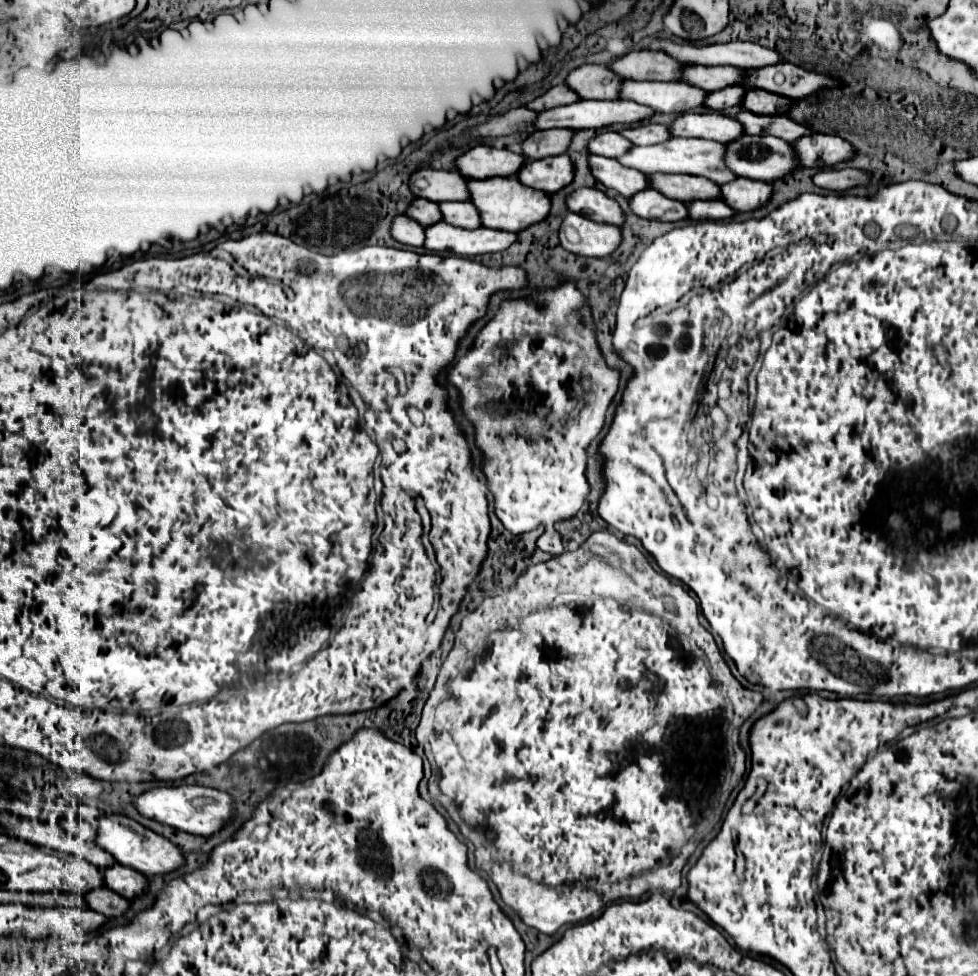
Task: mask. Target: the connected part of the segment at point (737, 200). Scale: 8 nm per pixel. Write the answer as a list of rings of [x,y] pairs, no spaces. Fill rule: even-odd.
[[[737,178],[731,184],[723,184],[721,192],[723,192],[725,204],[729,204],[739,212],[751,212],[769,204],[773,188],[769,182]]]

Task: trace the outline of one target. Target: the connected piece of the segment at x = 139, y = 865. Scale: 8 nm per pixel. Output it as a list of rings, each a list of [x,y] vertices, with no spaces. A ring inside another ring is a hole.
[[[107,814],[99,820],[93,820],[93,826],[97,828],[97,838],[95,842],[107,850],[119,864],[123,866],[129,866],[145,876],[157,876],[157,874],[169,874],[169,872],[175,872],[183,866],[185,858],[183,858],[183,852],[171,844],[167,838],[151,832],[149,828],[141,826],[139,822],[127,818],[127,816],[121,816],[121,814]]]

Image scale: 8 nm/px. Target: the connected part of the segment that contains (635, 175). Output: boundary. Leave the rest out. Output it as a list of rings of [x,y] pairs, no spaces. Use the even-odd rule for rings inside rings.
[[[591,154],[589,156],[589,166],[591,166],[593,176],[599,182],[603,182],[607,188],[619,192],[625,198],[631,198],[633,194],[649,188],[647,174],[637,172],[633,168],[627,168],[627,166],[619,164],[617,160]]]

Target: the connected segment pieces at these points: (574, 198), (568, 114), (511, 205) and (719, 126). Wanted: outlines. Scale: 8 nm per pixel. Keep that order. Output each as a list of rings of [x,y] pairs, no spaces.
[[[579,188],[577,192],[573,192],[569,196],[567,206],[569,206],[571,212],[583,214],[583,216],[595,220],[595,222],[623,226],[625,212],[617,204],[617,200],[609,198],[601,190],[595,190],[595,188]]]
[[[579,100],[575,104],[557,106],[539,112],[537,128],[607,128],[613,124],[633,124],[649,120],[655,112],[633,100]]]
[[[497,176],[497,178],[487,178],[487,180],[469,180],[469,192],[471,192],[471,202],[479,208],[483,226],[495,228],[495,230],[507,230],[507,232],[517,234],[523,228],[529,228],[531,224],[537,224],[539,220],[545,220],[549,210],[551,210],[549,194],[521,184],[517,176],[511,176],[511,178]]]
[[[709,112],[709,114],[685,114],[677,118],[671,126],[673,136],[685,136],[685,138],[707,138],[715,142],[727,144],[727,140],[735,140],[735,136],[743,136],[743,124],[735,120],[733,116],[721,114],[721,112]]]

